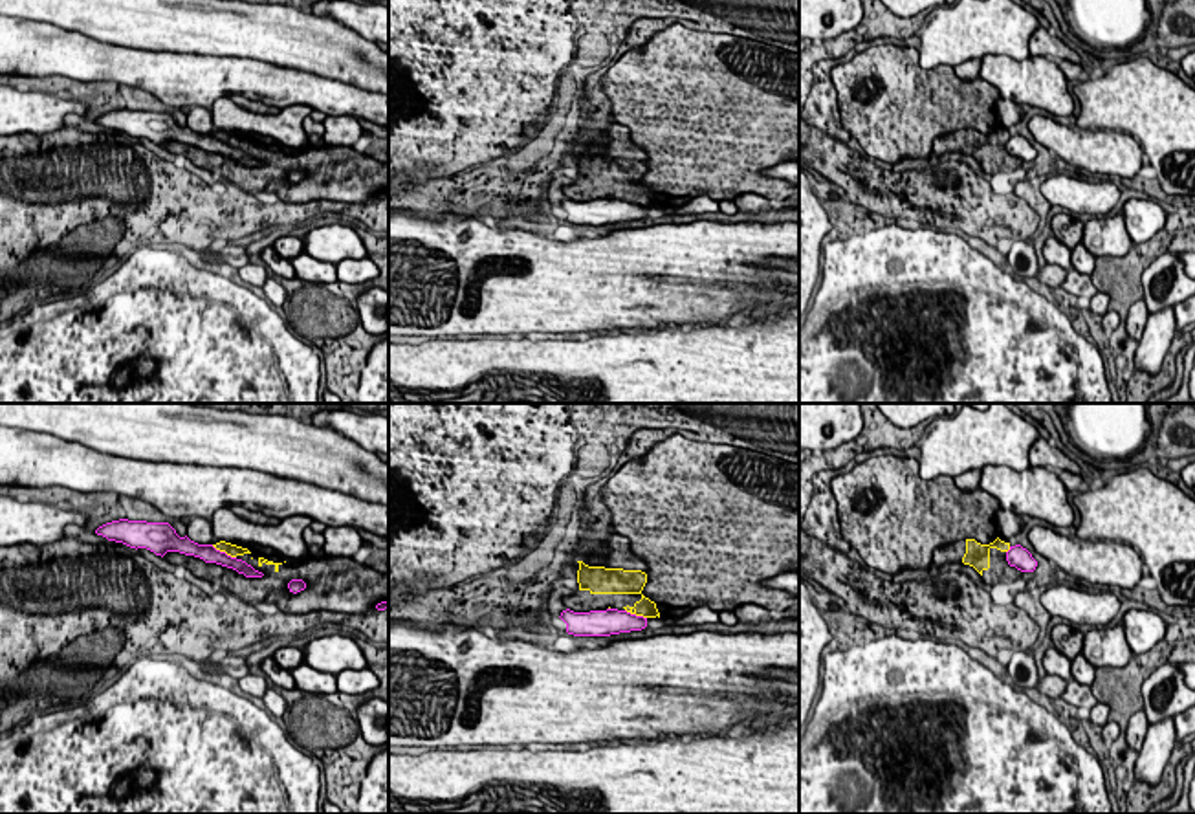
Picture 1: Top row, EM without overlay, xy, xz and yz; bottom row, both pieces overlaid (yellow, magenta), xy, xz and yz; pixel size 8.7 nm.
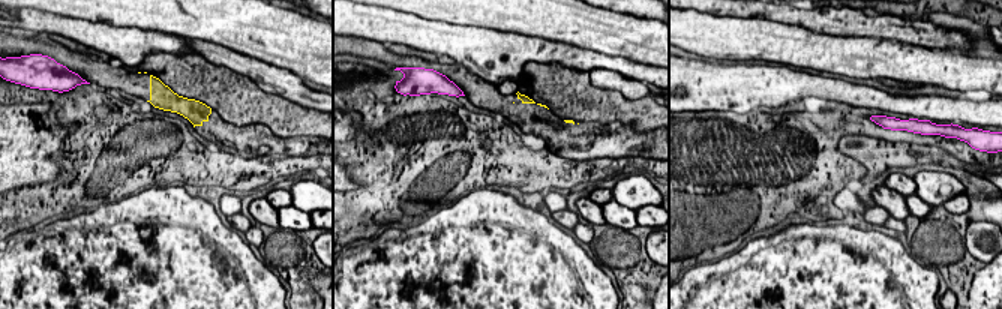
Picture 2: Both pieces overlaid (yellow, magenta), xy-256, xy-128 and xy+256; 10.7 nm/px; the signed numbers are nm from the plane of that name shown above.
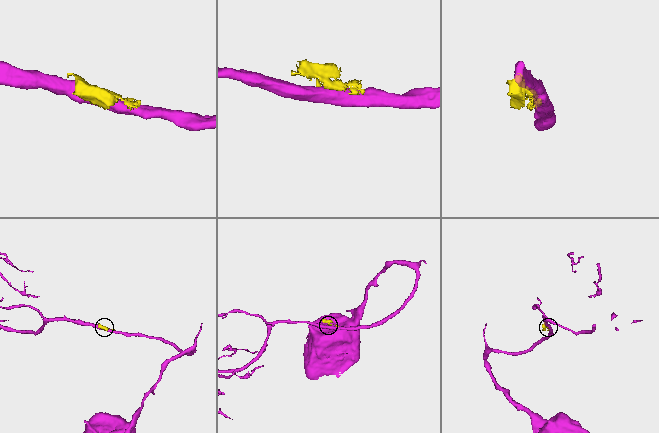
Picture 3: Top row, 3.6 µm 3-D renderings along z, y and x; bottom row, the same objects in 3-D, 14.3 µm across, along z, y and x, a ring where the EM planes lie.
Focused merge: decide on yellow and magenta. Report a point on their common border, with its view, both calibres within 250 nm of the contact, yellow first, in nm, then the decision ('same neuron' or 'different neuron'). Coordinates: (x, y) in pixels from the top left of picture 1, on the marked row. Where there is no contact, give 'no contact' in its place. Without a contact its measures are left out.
xy (224, 550) | 120/160 nm | different neuron

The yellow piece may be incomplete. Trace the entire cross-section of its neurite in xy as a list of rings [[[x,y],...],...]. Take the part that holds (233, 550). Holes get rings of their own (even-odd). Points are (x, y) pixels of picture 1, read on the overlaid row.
[[[225,541],[213,546],[231,557],[246,561],[264,576],[246,578],[233,568],[205,563],[200,557],[180,552],[167,552],[163,557],[172,565],[183,565],[196,578],[218,581],[225,590],[244,601],[255,605],[258,601],[273,601],[280,612],[290,614],[321,610],[361,614],[376,609],[381,601],[389,601],[389,574],[361,565],[354,557],[310,557],[310,578],[302,579],[306,588],[293,594],[288,583],[299,578],[286,563],[257,557],[247,548]]]

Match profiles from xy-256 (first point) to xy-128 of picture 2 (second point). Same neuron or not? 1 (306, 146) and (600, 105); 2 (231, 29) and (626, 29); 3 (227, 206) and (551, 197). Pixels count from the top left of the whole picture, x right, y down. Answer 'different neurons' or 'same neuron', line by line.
1: different neurons
2: same neuron
3: same neuron

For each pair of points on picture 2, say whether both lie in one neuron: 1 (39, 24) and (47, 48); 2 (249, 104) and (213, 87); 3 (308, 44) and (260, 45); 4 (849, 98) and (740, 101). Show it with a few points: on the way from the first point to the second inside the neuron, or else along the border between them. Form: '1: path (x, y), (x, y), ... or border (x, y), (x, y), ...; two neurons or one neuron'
1: border (42, 33), (48, 36); two neurons
2: path (240, 102), (222, 89); one neuron
3: path (296, 44), (272, 44); one neuron
4: path (822, 87), (767, 87); one neuron

